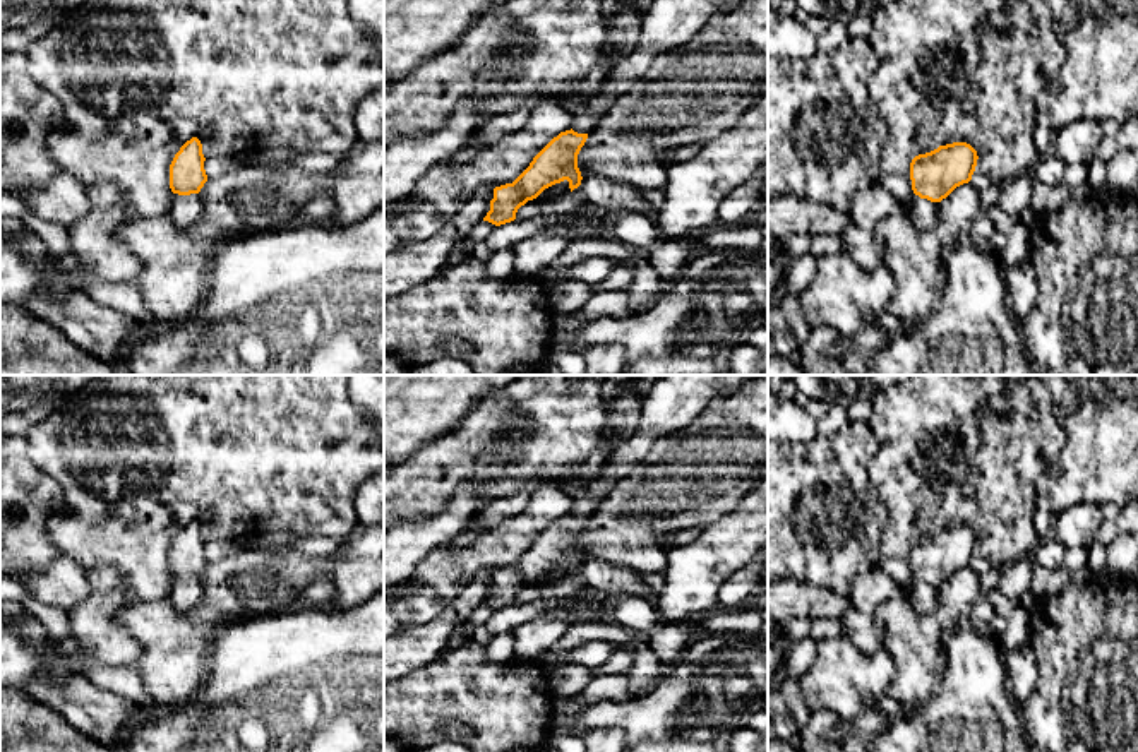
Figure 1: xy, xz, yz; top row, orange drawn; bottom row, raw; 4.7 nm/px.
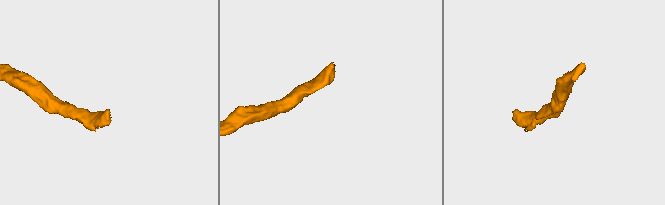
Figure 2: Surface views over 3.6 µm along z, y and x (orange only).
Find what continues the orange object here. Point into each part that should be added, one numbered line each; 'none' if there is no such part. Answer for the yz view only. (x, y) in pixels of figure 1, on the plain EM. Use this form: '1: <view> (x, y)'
1: yz (924, 598)

